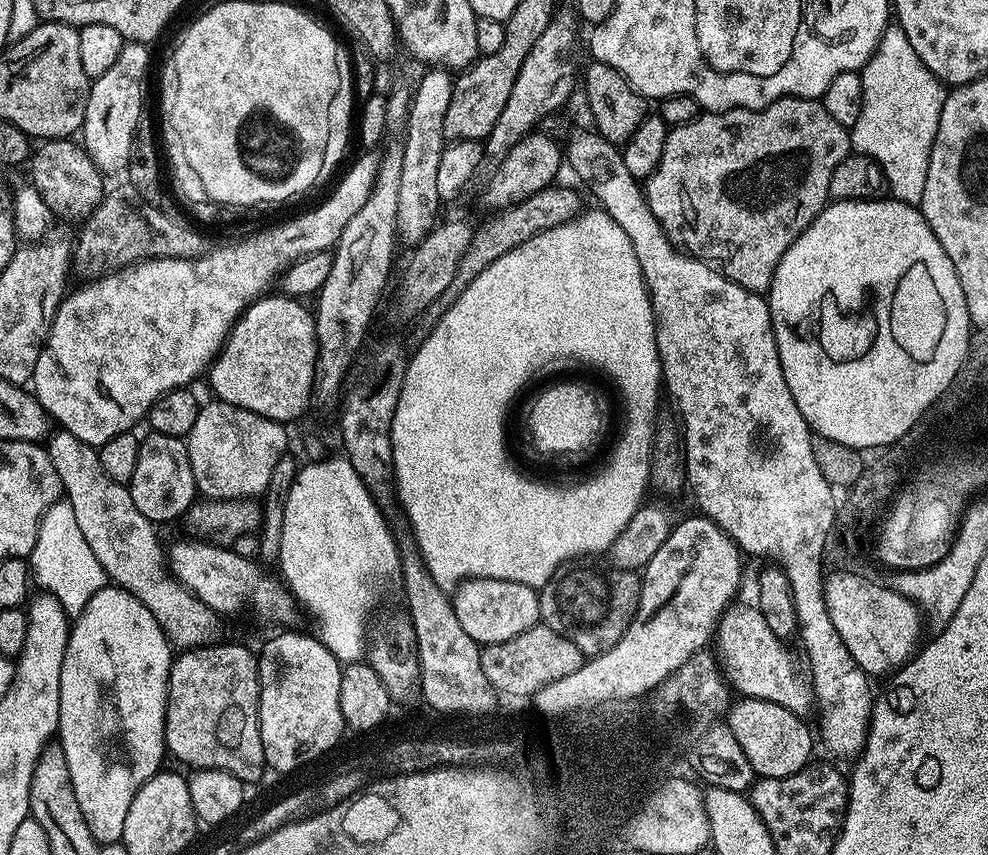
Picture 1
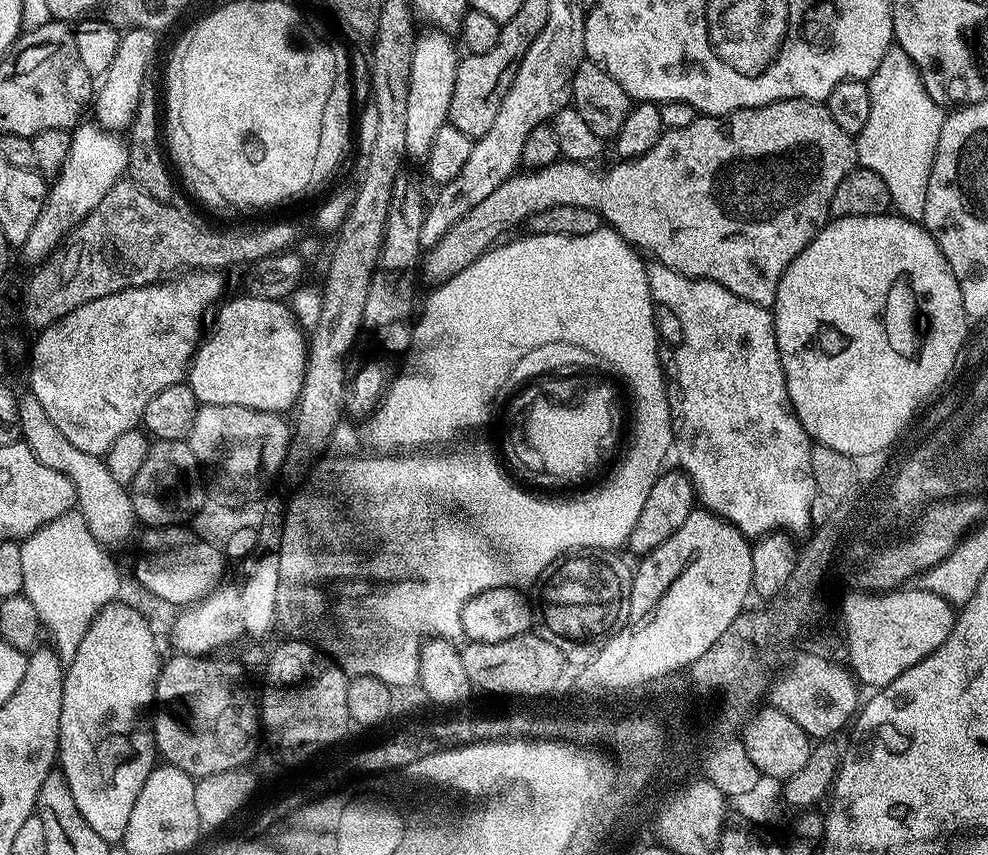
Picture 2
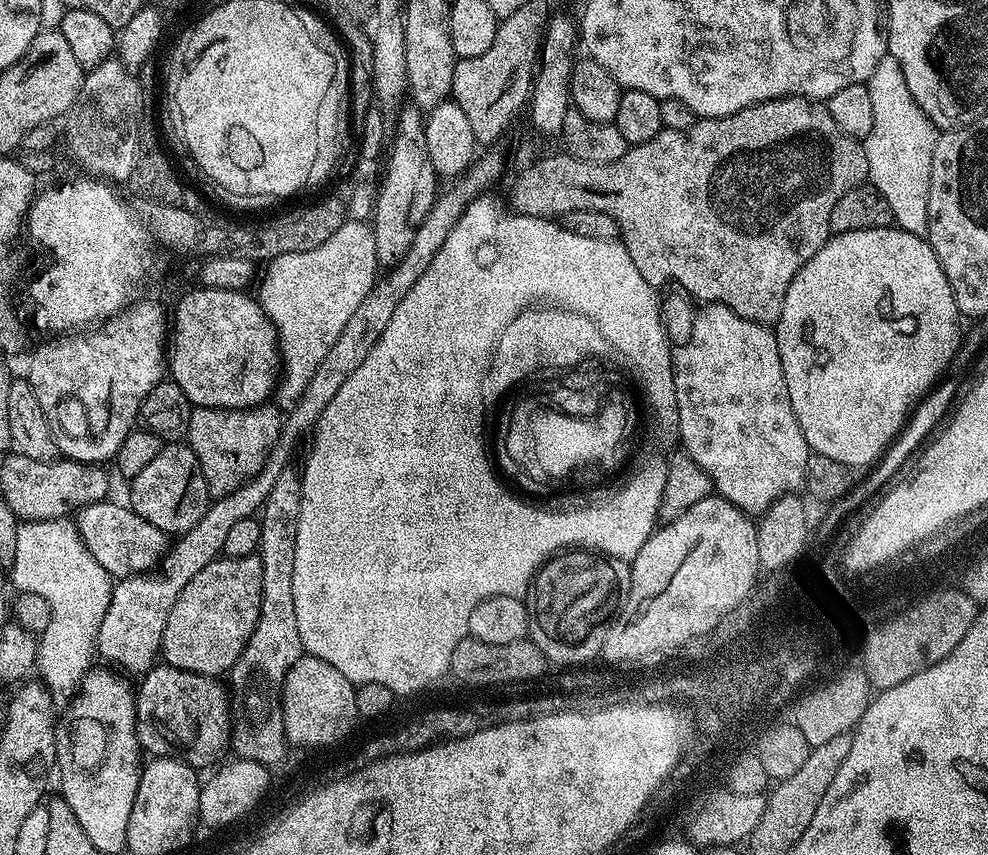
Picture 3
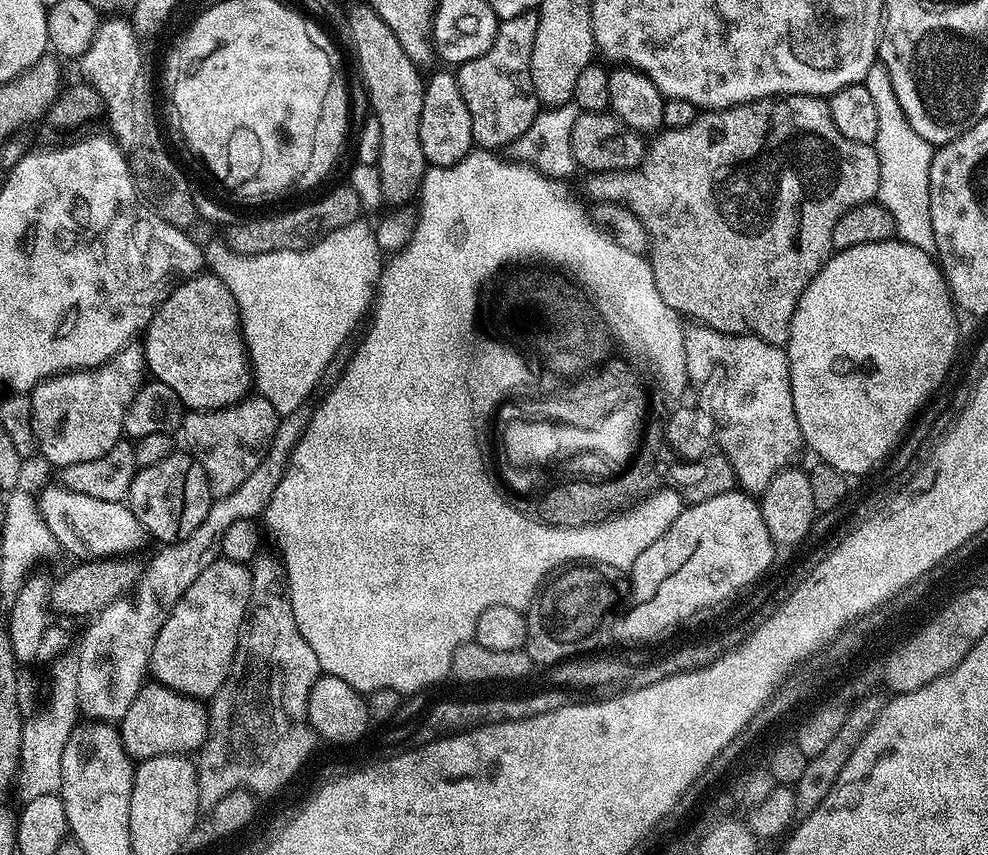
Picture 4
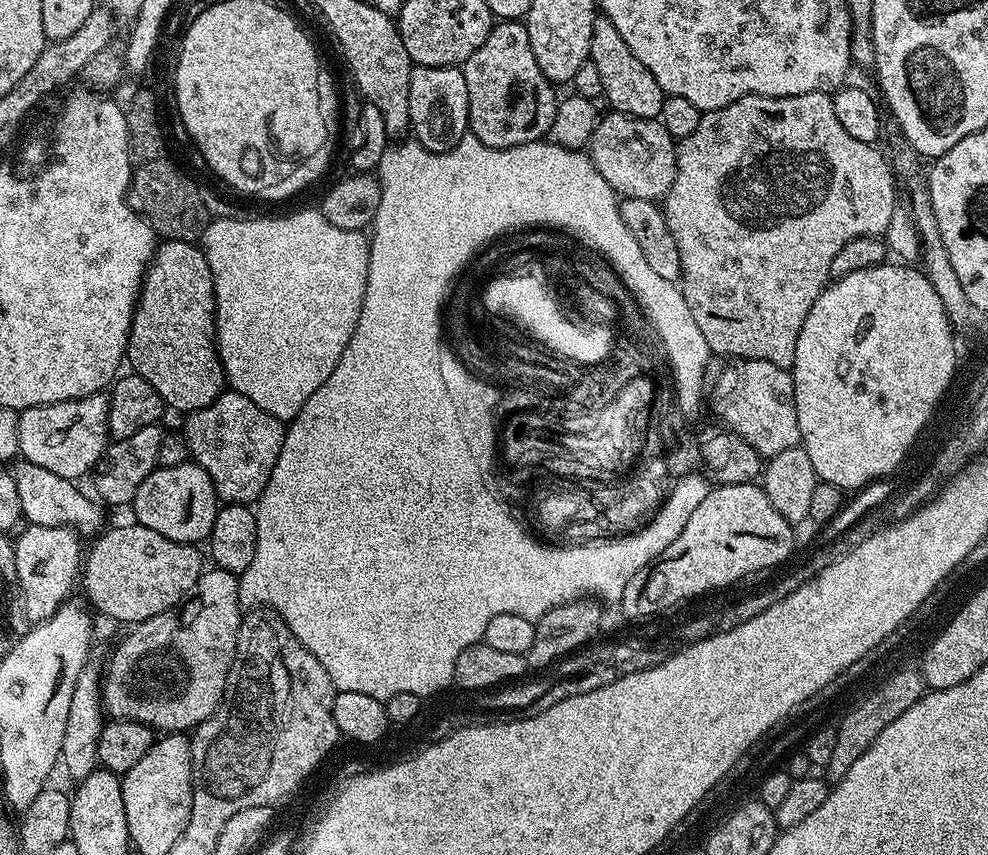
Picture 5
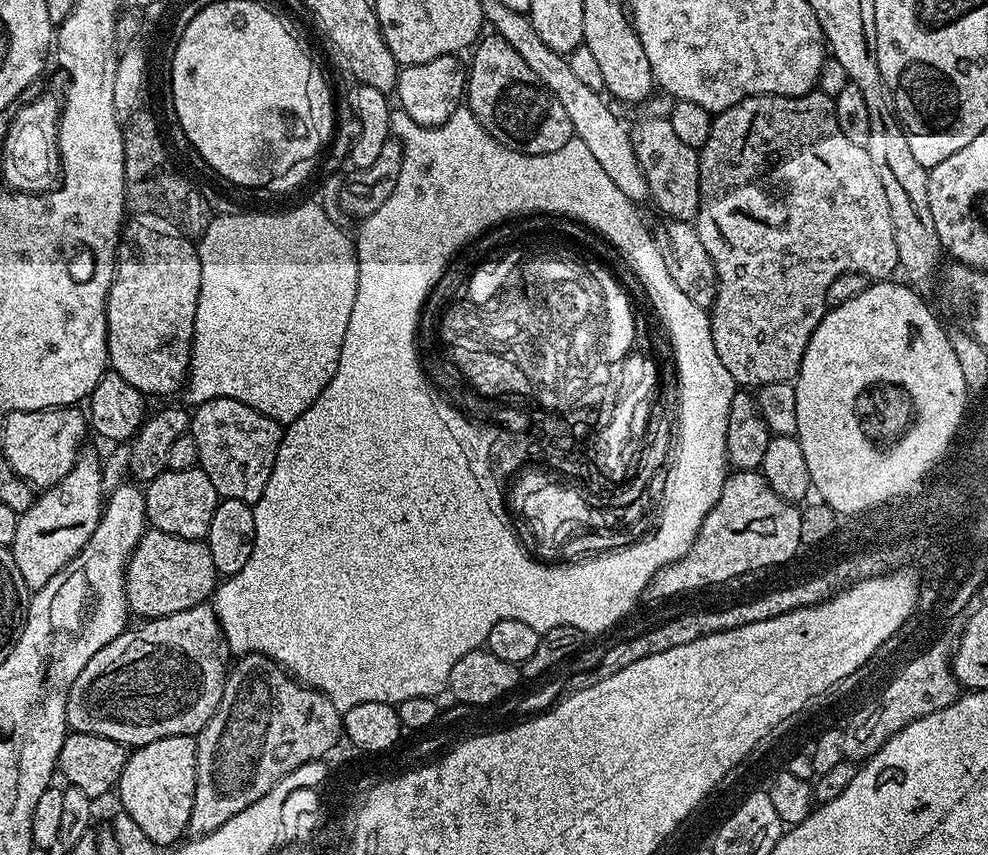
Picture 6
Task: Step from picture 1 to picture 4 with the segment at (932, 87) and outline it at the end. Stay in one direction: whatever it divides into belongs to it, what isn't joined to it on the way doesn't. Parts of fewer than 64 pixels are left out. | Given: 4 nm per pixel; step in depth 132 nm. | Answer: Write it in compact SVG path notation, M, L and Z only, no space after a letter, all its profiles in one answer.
M879 62L872 64L862 81L870 90L870 99L878 114L878 138L875 142L878 154L878 174L880 175L880 195L878 202L894 218L896 236L918 250L935 253L934 226L930 226L930 162L934 146L910 126L910 118L902 114L898 98L890 82L886 66Z

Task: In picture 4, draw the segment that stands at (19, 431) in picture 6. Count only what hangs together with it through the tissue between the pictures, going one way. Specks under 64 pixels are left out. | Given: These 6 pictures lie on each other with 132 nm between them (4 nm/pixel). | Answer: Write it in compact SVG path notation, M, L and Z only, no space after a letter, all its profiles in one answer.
M136 346L122 349L95 371L71 372L44 380L30 393L32 438L38 452L56 464L57 469L74 462L90 462L90 458L102 458L124 436L126 410L145 380L144 353Z

